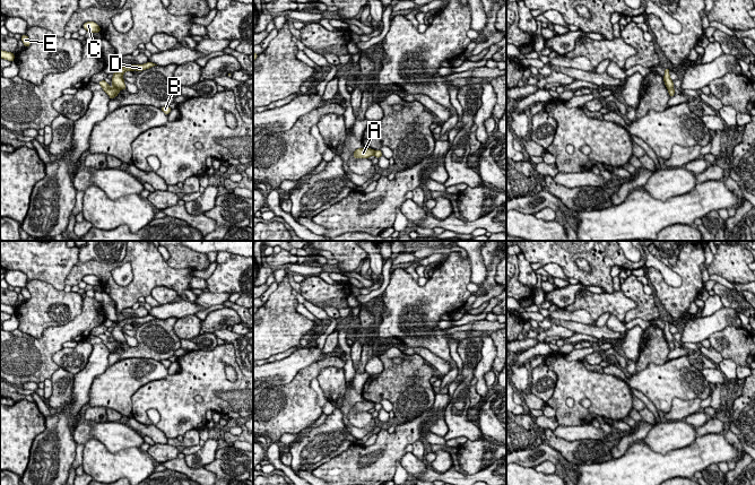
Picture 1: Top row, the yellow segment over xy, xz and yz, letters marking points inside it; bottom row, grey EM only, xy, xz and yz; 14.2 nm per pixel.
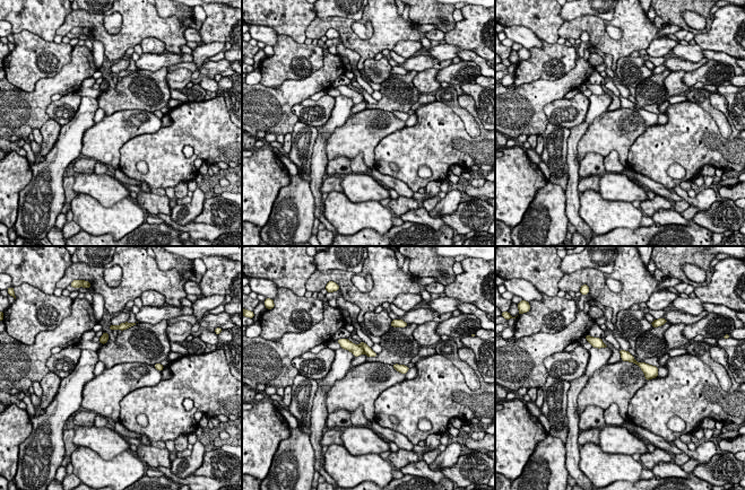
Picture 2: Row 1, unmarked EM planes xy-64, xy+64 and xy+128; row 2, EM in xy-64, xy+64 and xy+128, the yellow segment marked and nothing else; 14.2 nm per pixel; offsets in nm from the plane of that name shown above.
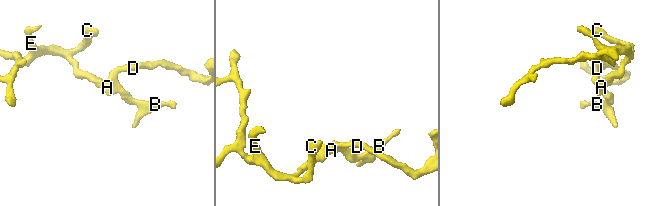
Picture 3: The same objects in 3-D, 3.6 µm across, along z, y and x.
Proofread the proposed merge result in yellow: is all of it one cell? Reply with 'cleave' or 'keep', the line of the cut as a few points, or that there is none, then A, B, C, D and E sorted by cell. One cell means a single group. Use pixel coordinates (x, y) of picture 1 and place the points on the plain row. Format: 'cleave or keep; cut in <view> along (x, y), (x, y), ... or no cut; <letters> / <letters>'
cleave; cut in xy along (114, 339), (119, 343); A C E / B D

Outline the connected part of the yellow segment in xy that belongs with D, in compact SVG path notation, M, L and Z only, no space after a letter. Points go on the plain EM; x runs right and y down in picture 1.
M148 314L145 318L129 318L129 319L125 318L121 322L118 322L116 324L113 326L112 337L114 340L116 340L119 343L125 343L127 344L125 337L123 334L123 327L125 324L133 324L133 323L142 324L142 323L149 322L154 319L157 319L157 318L155 318L150 314Z

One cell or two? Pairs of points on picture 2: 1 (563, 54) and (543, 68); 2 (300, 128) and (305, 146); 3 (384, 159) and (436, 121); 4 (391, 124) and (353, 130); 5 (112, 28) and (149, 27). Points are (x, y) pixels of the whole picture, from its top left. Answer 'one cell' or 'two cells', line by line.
1: one cell
2: one cell
3: one cell
4: one cell
5: two cells

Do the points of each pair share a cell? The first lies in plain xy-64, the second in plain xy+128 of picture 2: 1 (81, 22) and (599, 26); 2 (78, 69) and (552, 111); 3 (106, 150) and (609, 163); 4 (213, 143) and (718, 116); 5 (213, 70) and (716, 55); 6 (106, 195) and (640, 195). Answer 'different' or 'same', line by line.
1: same
2: different
3: different
4: different
5: different
6: same

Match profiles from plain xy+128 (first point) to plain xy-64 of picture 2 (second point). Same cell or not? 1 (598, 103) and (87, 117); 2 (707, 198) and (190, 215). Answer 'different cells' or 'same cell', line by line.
1: same cell
2: same cell

